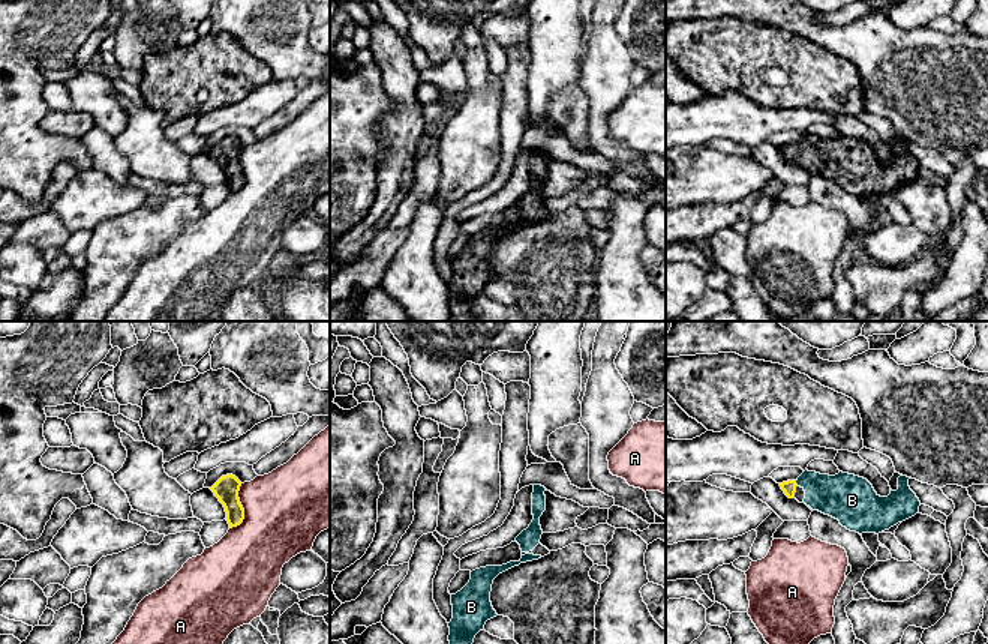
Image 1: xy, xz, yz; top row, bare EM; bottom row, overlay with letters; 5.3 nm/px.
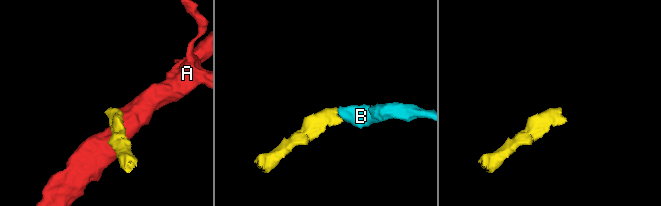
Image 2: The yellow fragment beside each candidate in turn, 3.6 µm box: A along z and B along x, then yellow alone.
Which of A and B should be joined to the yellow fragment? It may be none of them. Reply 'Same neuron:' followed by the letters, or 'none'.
Same neuron: B

